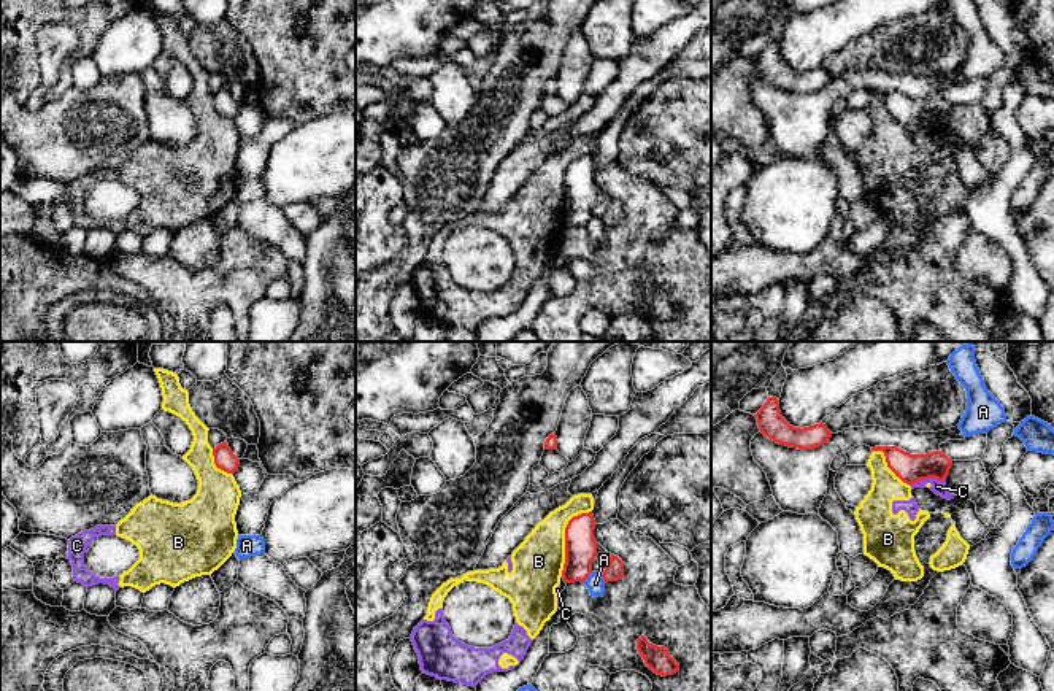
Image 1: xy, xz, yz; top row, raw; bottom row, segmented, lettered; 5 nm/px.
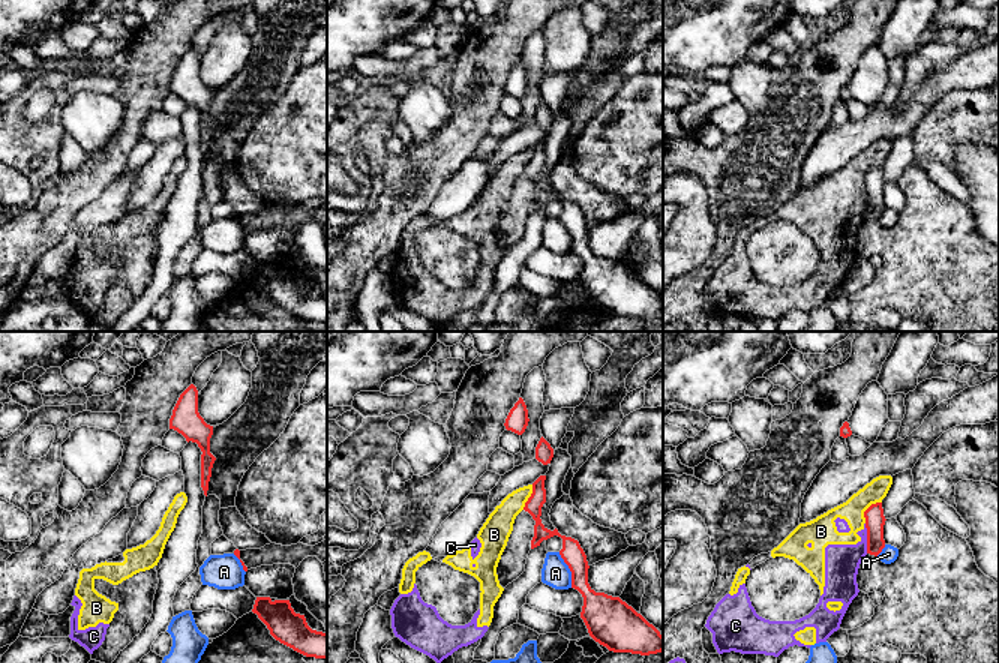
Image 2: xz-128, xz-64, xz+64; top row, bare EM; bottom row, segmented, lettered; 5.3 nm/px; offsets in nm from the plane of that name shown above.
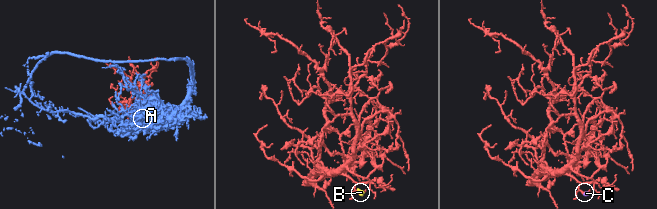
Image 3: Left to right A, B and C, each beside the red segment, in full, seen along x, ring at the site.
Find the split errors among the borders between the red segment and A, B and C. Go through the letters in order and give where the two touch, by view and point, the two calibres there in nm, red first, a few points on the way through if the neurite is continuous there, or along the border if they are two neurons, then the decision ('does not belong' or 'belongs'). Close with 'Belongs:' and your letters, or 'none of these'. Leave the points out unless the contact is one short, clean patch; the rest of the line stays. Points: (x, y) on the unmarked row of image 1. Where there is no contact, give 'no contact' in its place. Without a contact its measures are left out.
A: meets red in xz at (588, 220); 160 nm thick on the red side, 90 nm on the other; does not belong
B: meets red in xz at (565, 181); 160 nm thick on the red side, 260 nm on the other; does not belong
C: meets red in yz at (927, 123); 150 nm thick on the red side, 70 nm on the other; border along yz (945, 123), (921, 123), (910, 129); does not belong
Belongs: none of these

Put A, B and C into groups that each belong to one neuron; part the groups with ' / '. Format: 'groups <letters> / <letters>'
groups A / B C

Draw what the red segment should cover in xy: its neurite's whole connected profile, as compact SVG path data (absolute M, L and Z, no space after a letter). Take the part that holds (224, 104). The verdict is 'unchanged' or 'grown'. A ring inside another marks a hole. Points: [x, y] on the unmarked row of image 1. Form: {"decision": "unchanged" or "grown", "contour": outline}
{"decision": "unchanged", "contour": "M227 86L217 89L213 94L213 100L214 100L214 108L217 113L232 119L237 116L240 103L232 97Z"}

